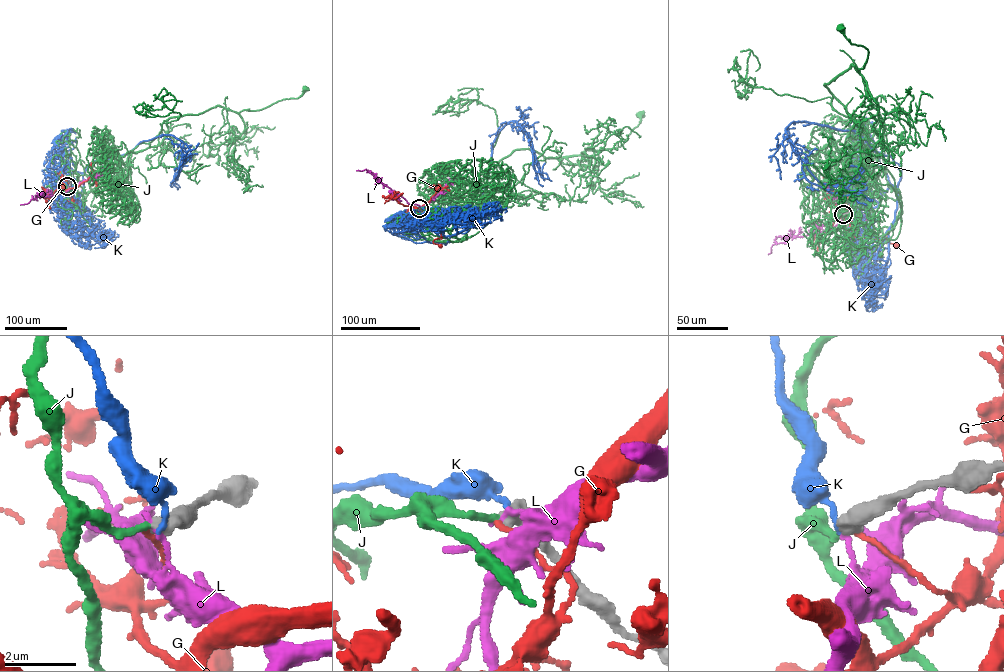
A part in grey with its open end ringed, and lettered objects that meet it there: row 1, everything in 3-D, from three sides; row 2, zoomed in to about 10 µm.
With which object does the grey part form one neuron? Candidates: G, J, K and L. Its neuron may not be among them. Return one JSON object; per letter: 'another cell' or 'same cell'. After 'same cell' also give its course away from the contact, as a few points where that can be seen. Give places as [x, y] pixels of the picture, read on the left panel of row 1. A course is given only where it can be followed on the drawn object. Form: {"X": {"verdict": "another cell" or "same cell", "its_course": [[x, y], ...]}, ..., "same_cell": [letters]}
{"G": {"verdict": "another cell"}, "J": {"verdict": "same cell", "its_course": [[67, 186], [66, 197], [90, 191], [170, 118], [217, 106], [258, 110], [305, 89]]}, "K": {"verdict": "another cell"}, "L": {"verdict": "another cell"}, "same_cell": ["J"]}

